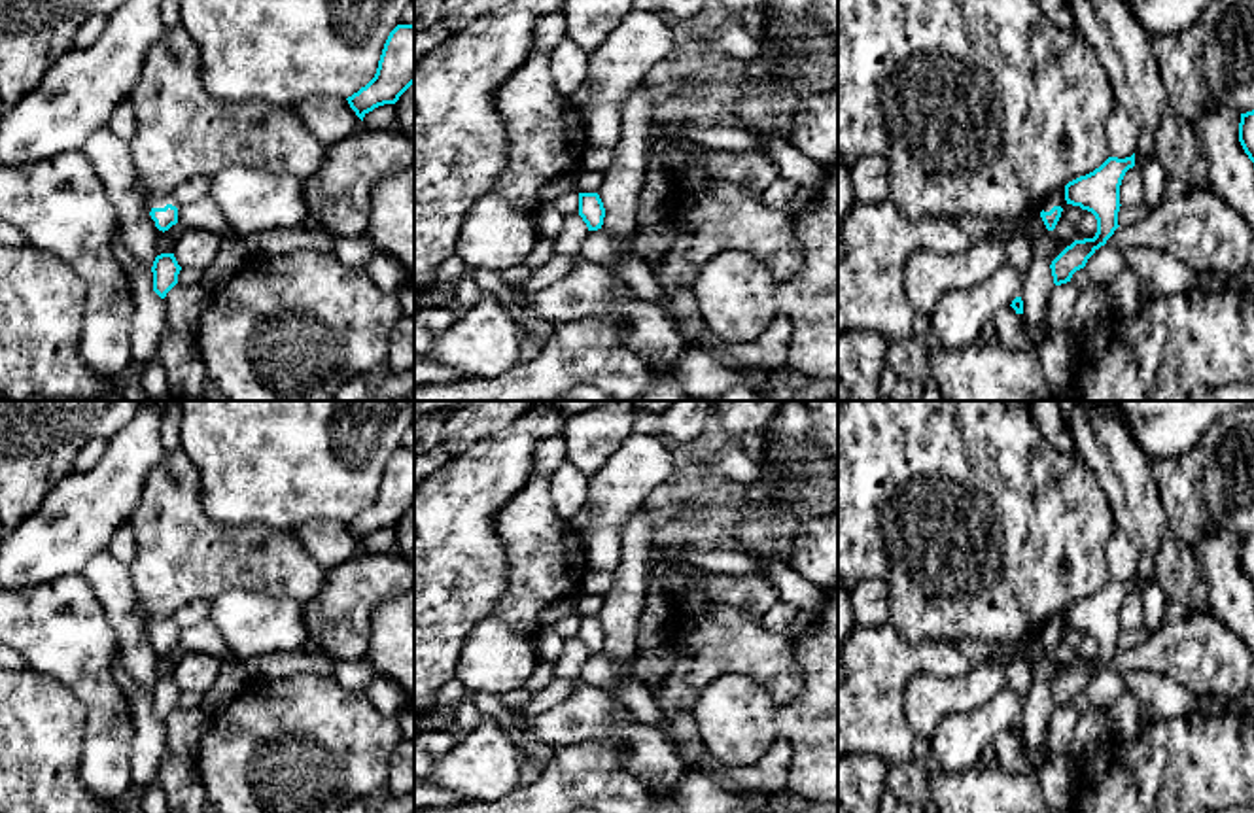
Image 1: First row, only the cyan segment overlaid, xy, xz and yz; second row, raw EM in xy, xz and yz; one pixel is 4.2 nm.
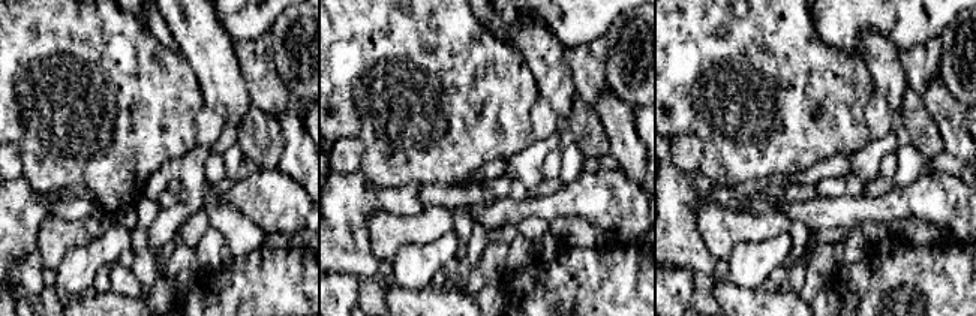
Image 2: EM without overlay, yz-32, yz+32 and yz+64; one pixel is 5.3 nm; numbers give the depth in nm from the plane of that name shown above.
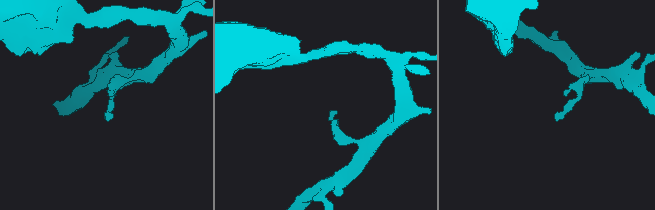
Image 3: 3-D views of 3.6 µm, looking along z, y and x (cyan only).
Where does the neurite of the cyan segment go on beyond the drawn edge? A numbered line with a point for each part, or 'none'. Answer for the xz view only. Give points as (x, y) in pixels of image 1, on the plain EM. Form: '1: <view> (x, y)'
none

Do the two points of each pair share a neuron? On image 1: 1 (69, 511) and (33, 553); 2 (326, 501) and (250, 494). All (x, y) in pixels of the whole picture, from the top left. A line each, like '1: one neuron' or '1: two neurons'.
1: one neuron
2: one neuron

